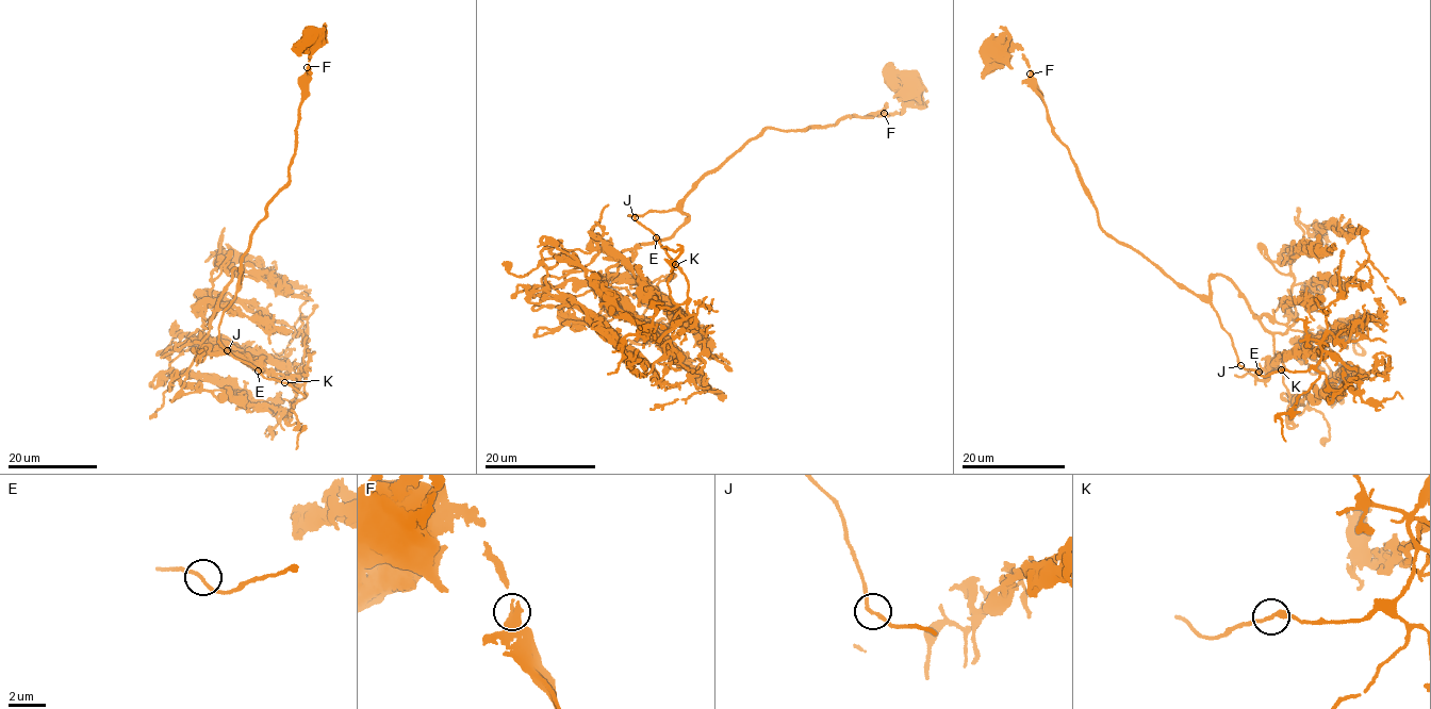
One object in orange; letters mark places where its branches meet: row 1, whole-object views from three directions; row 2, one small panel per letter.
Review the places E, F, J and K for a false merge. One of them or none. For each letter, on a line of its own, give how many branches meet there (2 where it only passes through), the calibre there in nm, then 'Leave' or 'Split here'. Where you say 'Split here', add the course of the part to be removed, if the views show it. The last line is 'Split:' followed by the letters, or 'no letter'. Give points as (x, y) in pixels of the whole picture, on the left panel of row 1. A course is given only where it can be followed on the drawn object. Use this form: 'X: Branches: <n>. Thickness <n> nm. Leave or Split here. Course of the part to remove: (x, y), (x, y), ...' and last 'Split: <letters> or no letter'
E: Branches: 2. Thickness 150 nm. Leave
F: Branches: 2. Thickness 360 nm. Leave
J: Branches: 2. Thickness 160 nm. Leave
K: Branches: 2. Thickness 180 nm. Leave
Split: no letter

